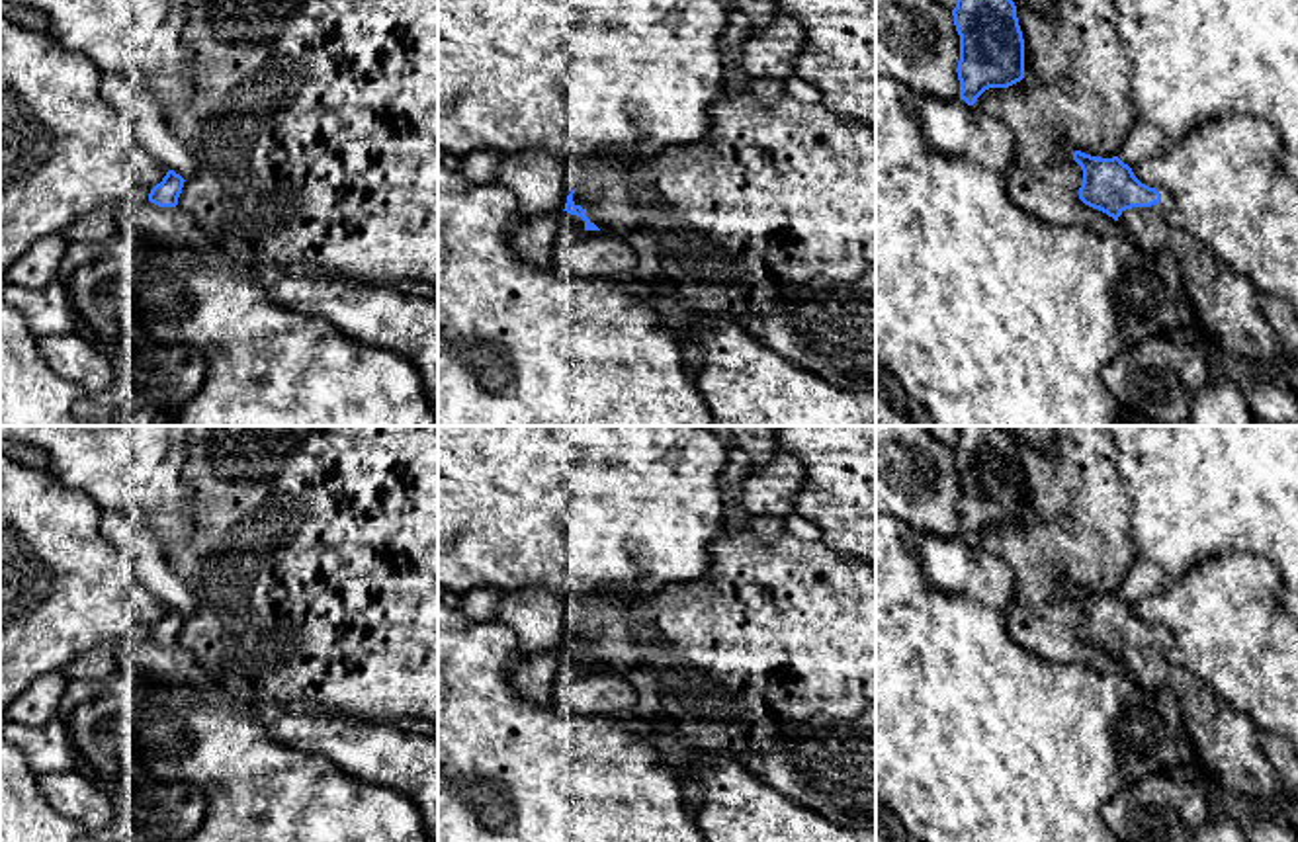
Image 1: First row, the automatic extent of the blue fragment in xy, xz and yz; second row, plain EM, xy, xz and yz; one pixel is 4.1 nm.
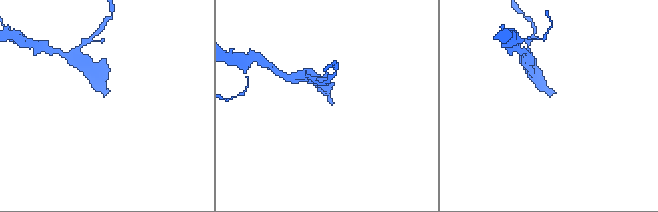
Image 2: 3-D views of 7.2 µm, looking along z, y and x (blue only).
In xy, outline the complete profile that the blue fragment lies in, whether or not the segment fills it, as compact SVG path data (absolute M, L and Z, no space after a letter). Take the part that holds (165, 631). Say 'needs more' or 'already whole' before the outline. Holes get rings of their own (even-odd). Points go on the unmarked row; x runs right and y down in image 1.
needs more; M168 608L149 635L115 647L123 678L147 678L170 686L211 686L194 654L178 645L184 615Z

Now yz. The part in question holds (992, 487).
already whole; M958 426L954 463L960 473L960 537L974 543L989 526L1024 516L1024 477L1015 440L997 426Z

